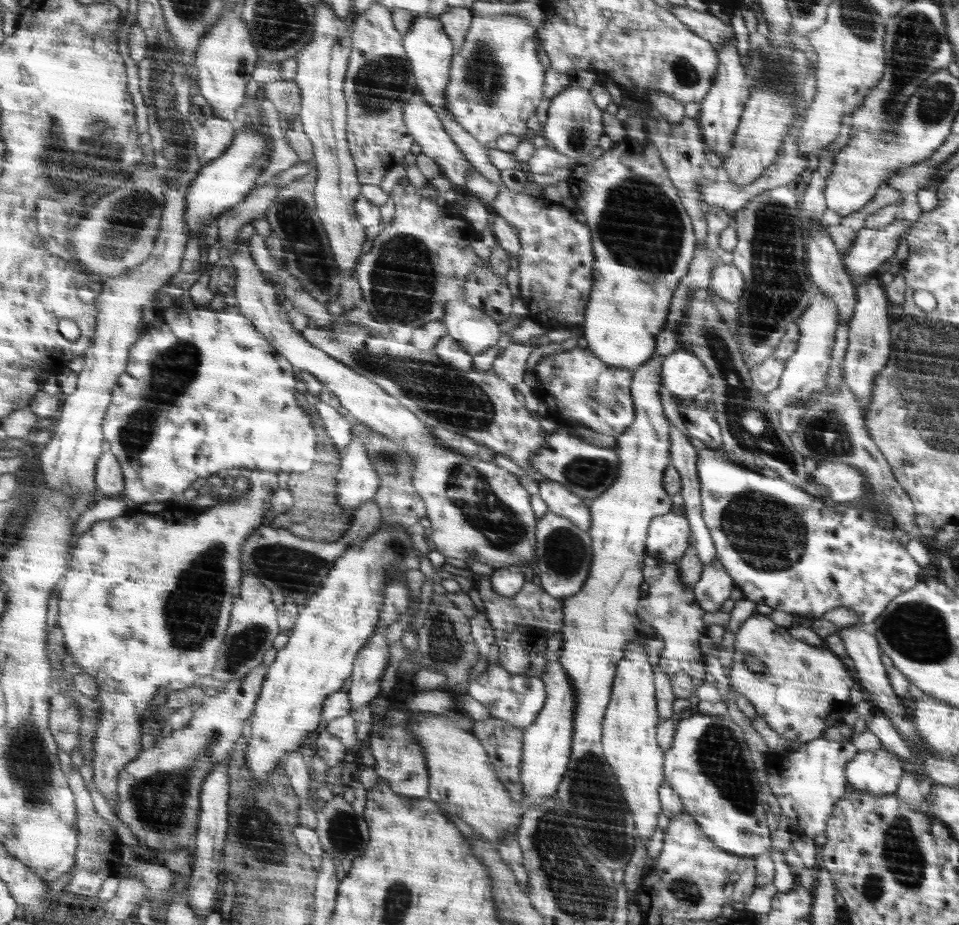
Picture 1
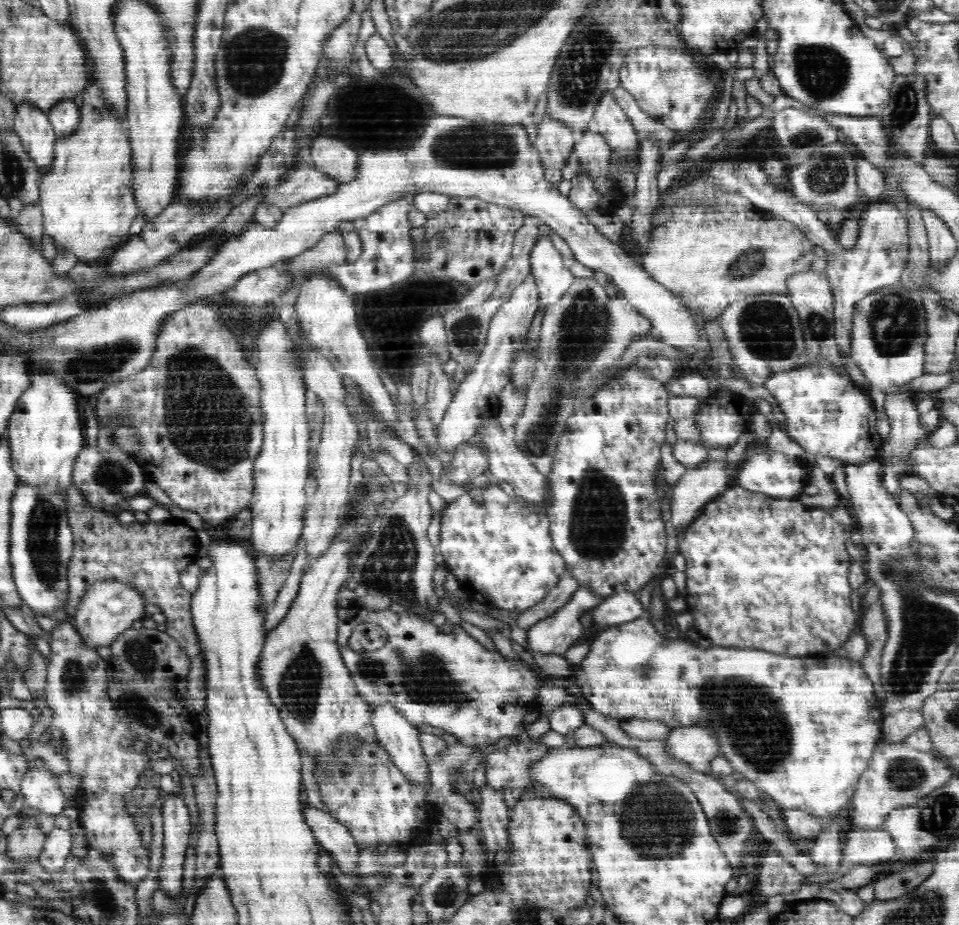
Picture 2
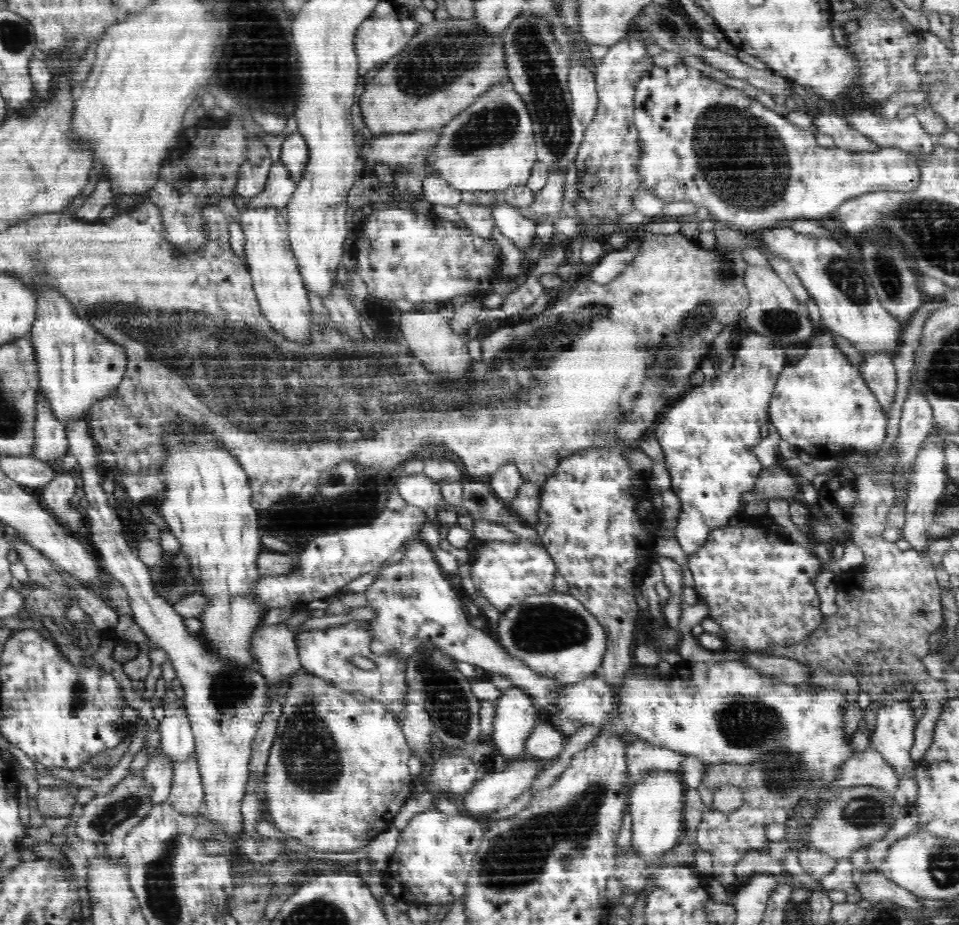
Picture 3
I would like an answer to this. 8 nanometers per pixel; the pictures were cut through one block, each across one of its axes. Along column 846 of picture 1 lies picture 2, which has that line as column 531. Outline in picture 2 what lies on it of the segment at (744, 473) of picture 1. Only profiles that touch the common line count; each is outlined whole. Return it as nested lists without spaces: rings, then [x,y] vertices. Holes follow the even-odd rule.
[[[486,484],[483,487],[470,488],[468,494],[448,503],[441,512],[440,560],[460,582],[460,595],[469,600],[482,603],[495,610],[504,608],[513,615],[532,608],[541,602],[558,585],[562,572],[566,570],[564,559],[556,549],[550,537],[550,520],[545,511],[535,512],[519,499],[511,498],[499,484]],[[475,496],[482,497],[482,503],[474,501]]]

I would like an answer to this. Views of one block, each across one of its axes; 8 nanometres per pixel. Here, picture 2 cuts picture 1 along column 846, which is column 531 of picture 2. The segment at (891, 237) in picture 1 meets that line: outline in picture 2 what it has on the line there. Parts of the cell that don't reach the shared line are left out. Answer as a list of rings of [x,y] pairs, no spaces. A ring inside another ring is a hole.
[[[548,238],[536,241],[529,256],[531,273],[539,290],[539,304],[553,305],[574,282],[574,275],[564,265],[560,252]]]

